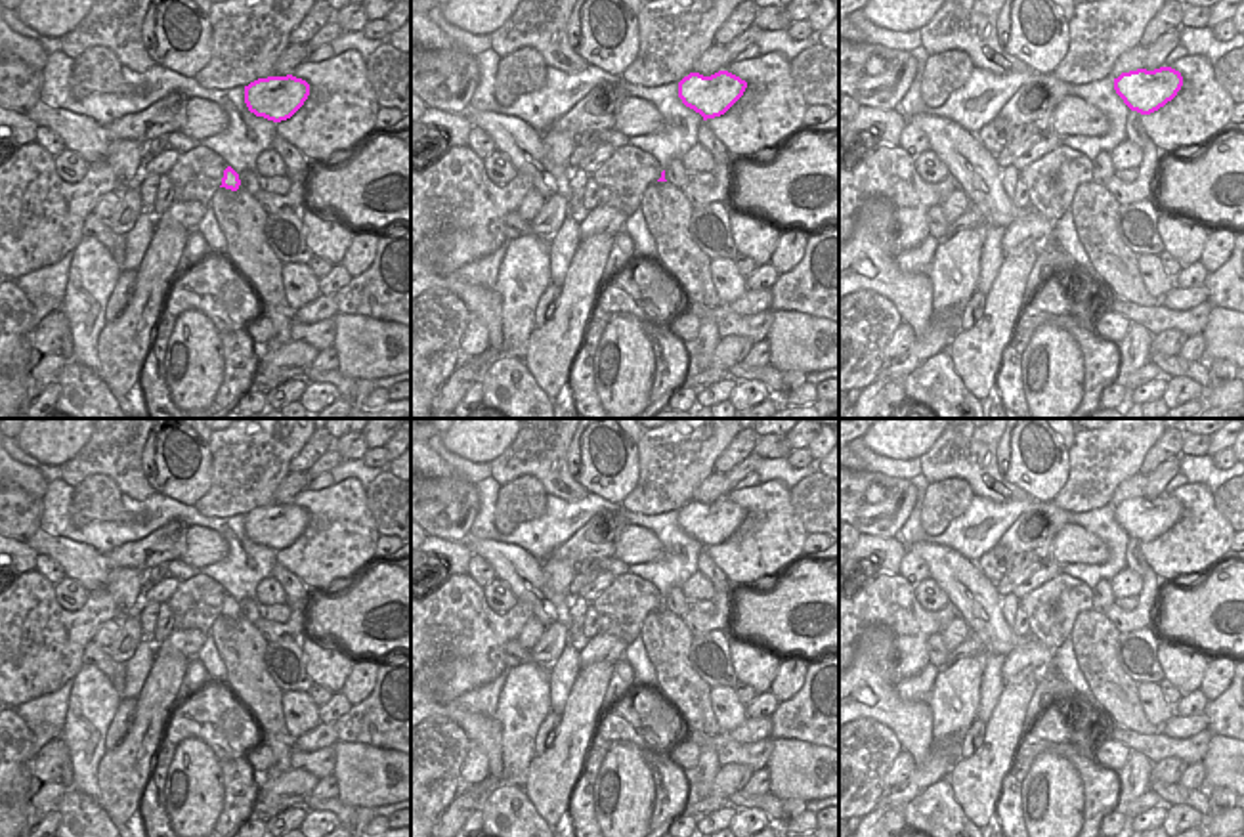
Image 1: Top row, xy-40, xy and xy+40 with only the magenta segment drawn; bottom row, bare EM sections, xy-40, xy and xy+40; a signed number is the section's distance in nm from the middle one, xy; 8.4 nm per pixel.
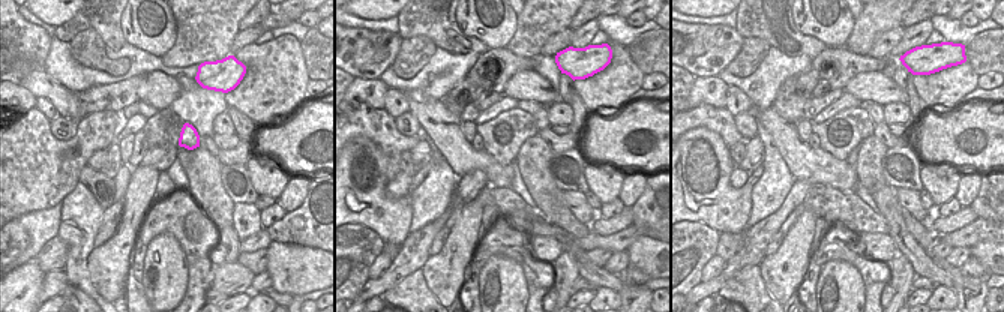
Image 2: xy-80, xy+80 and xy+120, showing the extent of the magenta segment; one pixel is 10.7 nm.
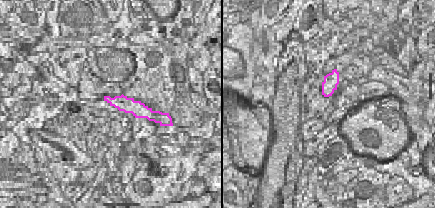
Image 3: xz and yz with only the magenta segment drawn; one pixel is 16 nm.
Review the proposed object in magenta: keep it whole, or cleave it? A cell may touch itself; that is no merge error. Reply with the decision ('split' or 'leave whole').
leave whole

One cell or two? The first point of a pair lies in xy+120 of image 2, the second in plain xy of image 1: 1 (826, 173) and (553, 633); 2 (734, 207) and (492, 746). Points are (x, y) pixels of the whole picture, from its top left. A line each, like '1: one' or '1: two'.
1: two
2: one

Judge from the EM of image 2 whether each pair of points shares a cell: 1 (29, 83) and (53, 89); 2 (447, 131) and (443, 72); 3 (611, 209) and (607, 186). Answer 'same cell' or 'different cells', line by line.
1: same cell
2: different cells
3: different cells

